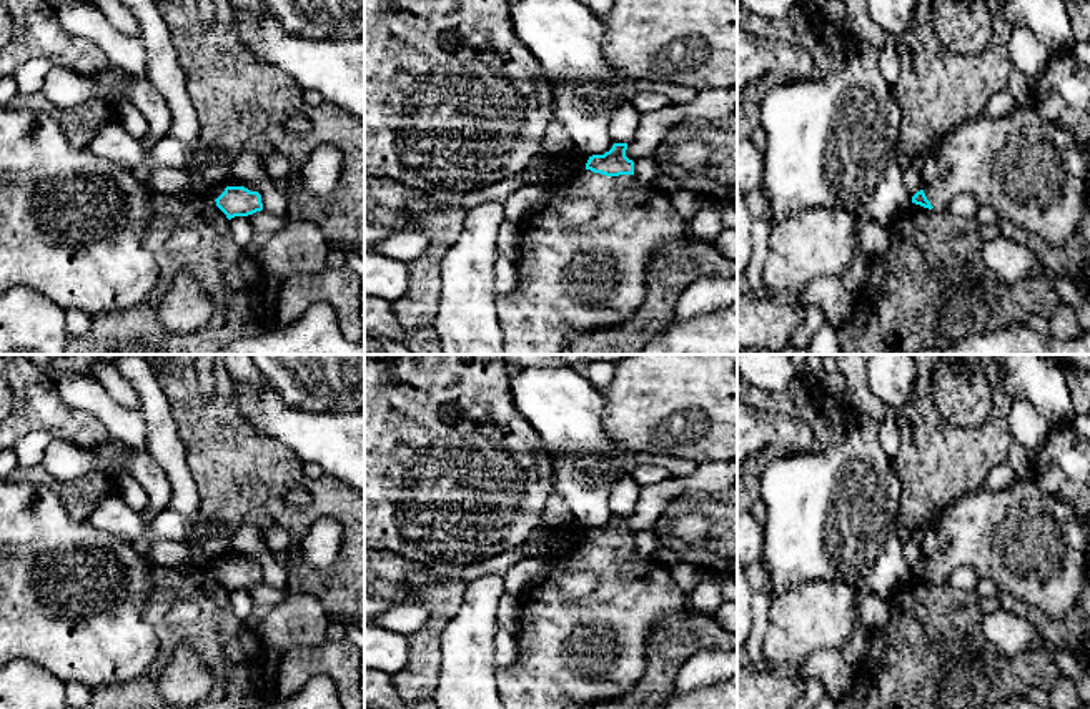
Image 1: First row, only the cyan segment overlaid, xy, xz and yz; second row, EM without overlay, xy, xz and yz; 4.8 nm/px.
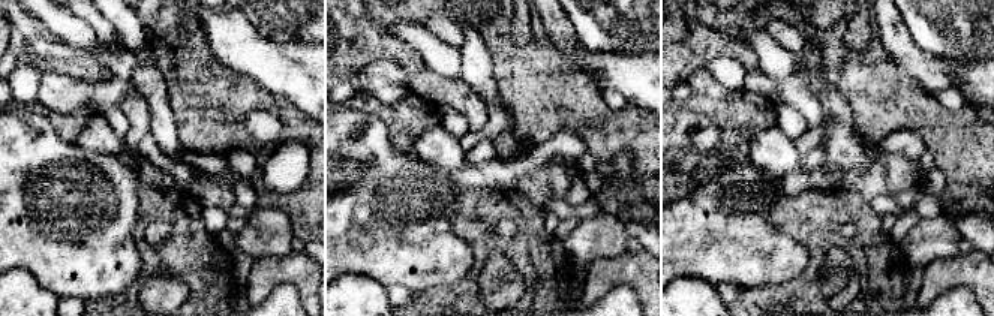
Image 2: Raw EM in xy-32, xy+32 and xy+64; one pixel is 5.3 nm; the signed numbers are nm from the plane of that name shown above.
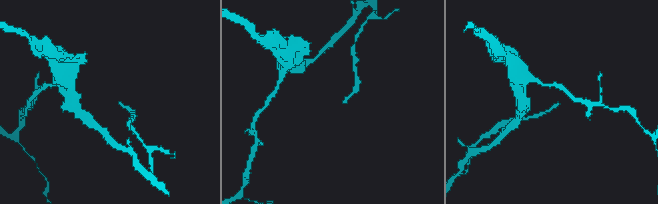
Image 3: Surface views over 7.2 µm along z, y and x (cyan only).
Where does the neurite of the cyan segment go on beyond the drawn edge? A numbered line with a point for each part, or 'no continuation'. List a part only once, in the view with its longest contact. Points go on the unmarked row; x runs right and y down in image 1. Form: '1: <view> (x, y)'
1: xz (574, 653)

